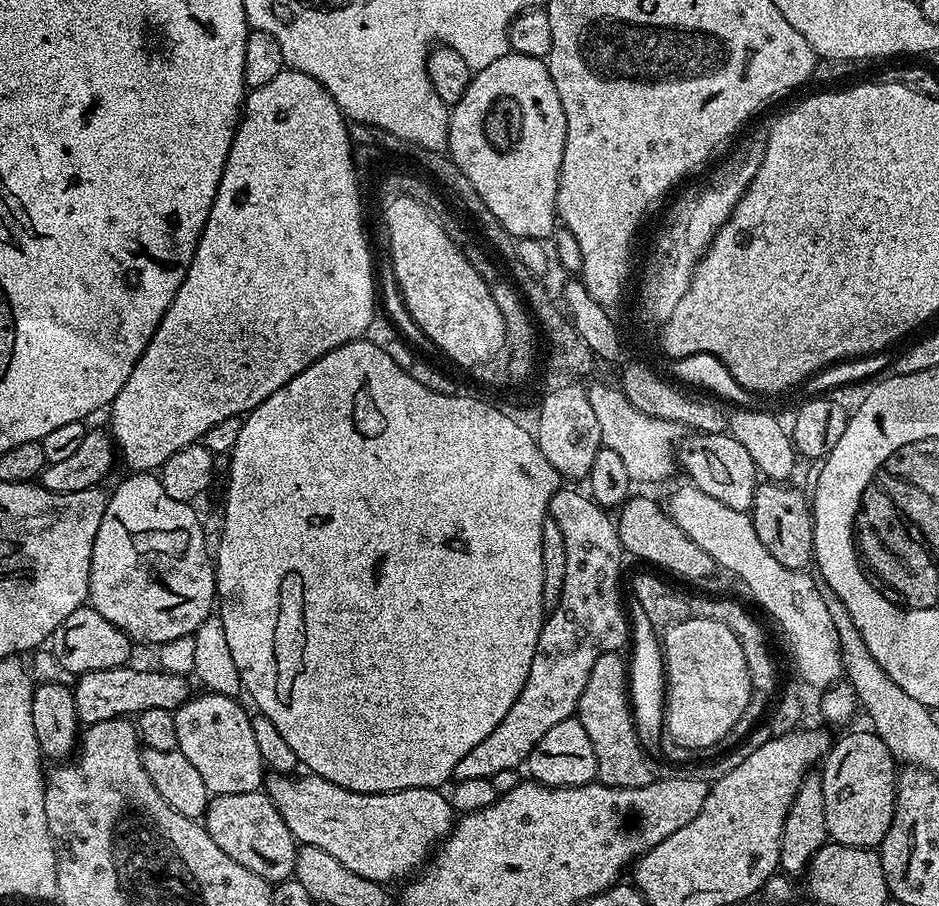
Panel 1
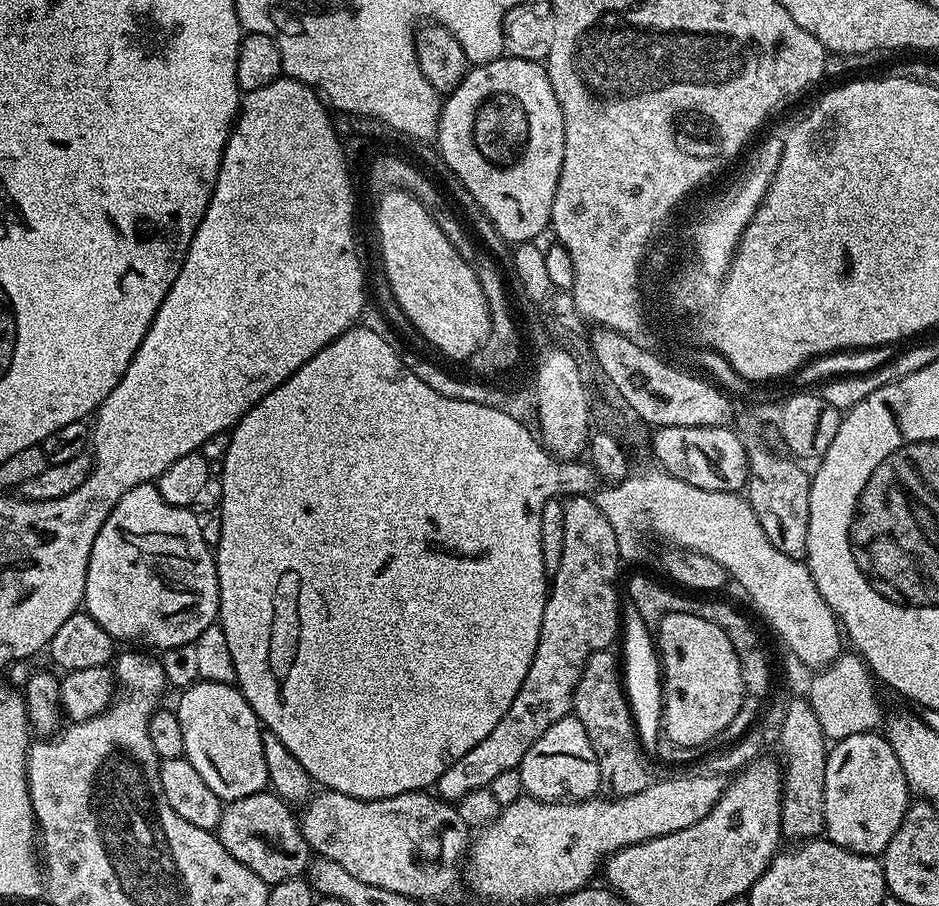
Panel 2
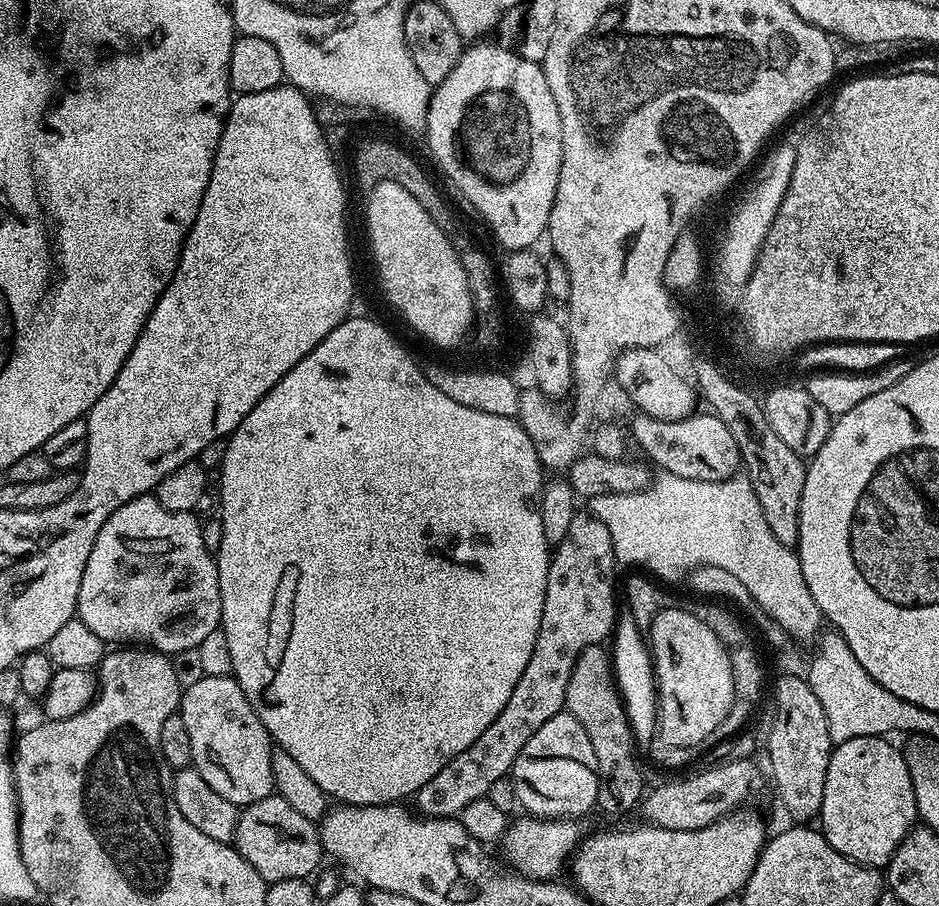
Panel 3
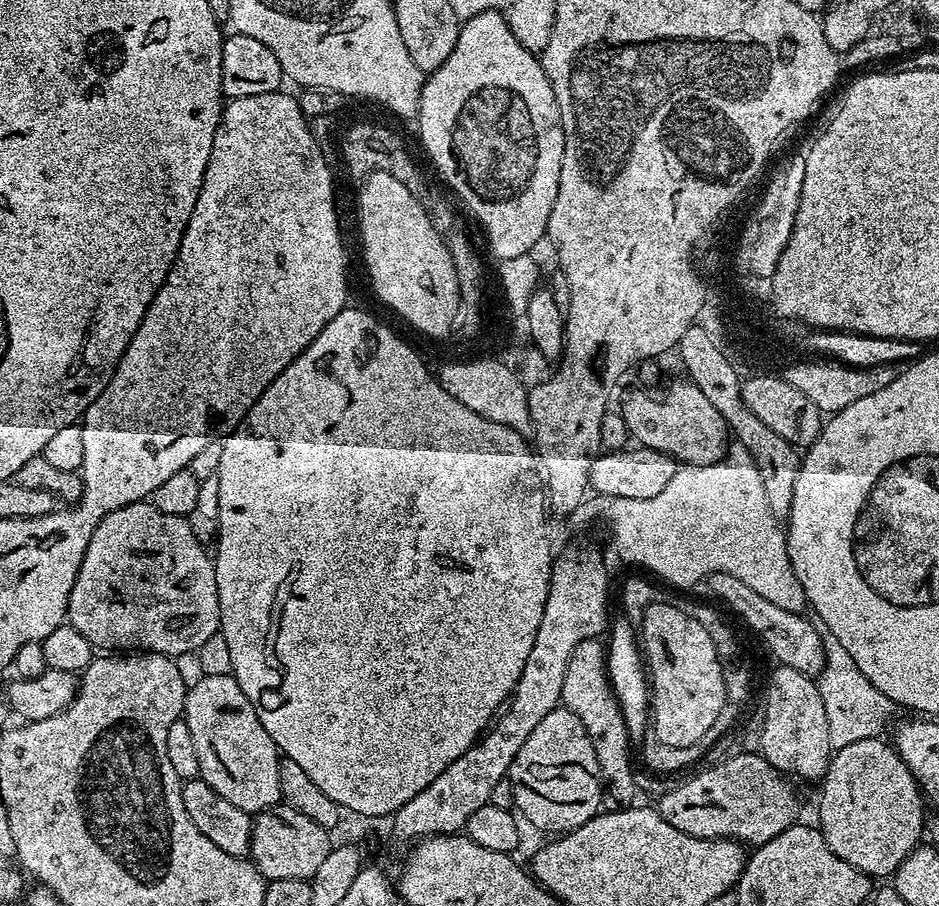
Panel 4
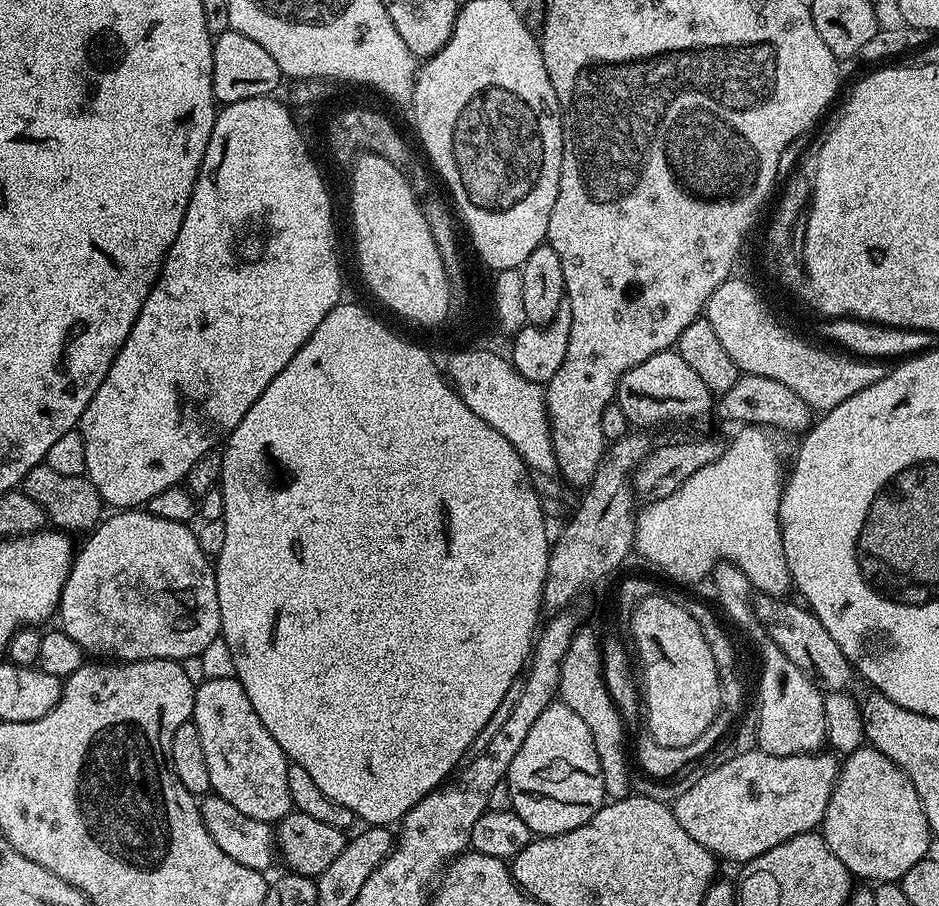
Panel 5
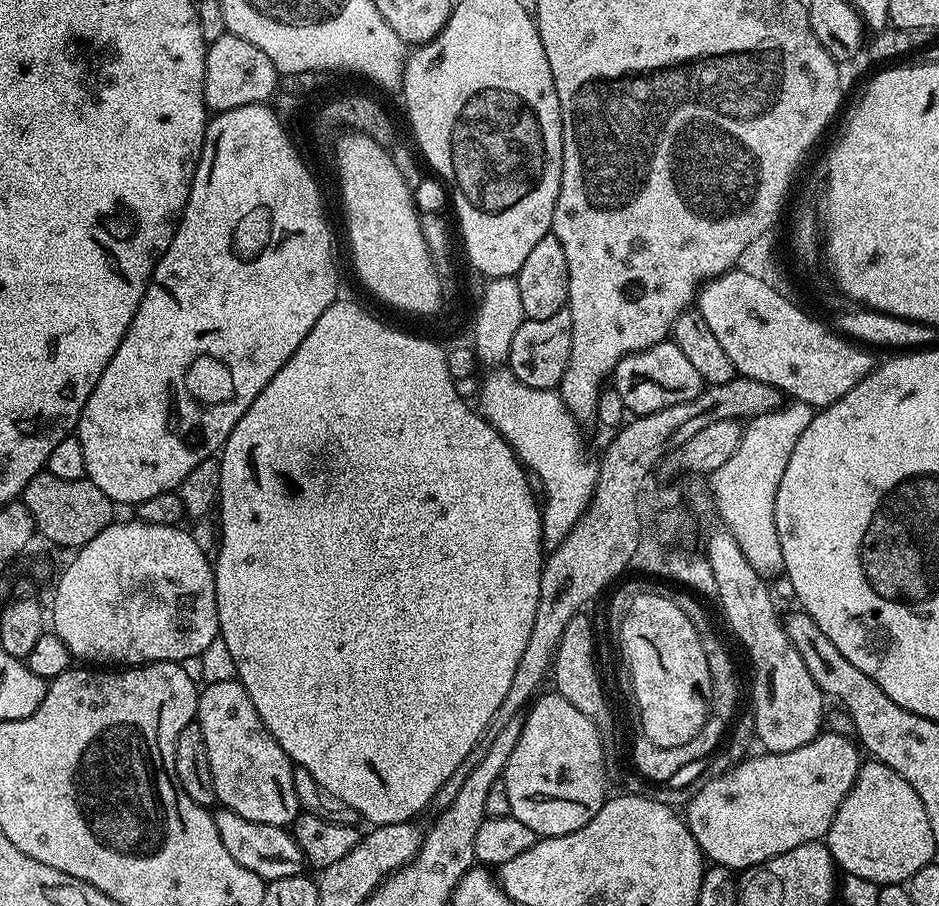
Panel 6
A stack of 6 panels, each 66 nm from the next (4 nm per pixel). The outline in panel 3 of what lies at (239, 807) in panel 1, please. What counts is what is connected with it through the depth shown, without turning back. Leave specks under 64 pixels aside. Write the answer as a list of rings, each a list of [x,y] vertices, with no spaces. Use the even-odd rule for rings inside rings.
[[[275,794],[247,805],[240,812],[236,823],[234,847],[242,854],[242,858],[246,858],[246,862],[250,862],[250,866],[254,866],[254,870],[258,870],[258,874],[265,882],[286,878],[302,880],[311,877],[321,867],[321,865],[319,866],[320,856],[322,857],[319,827],[313,821],[302,818],[302,814],[298,814],[298,810],[294,810],[294,806],[290,806],[290,802],[286,802],[286,798]]]

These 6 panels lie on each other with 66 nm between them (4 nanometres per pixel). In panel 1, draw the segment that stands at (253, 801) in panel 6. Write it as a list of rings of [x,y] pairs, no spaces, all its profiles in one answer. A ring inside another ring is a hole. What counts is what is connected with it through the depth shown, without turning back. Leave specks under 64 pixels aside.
[[[215,694],[193,695],[181,708],[172,713],[178,730],[178,751],[202,774],[209,793],[246,794],[257,791],[265,783],[266,765],[258,754],[252,716],[239,699]]]

